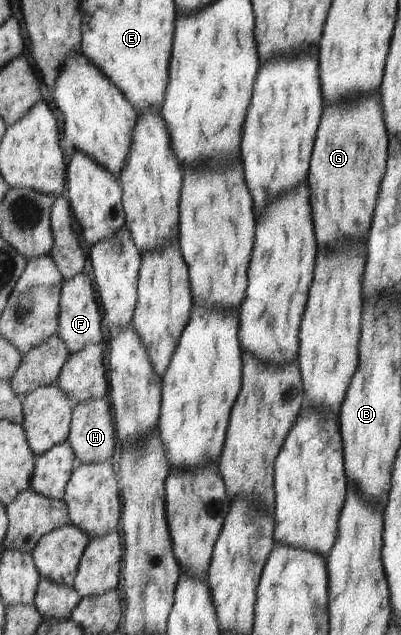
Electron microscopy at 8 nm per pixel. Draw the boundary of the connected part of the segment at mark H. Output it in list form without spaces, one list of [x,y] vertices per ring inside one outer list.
[[[107,399],[81,400],[74,406],[69,442],[80,463],[105,463],[118,455],[117,431]]]

